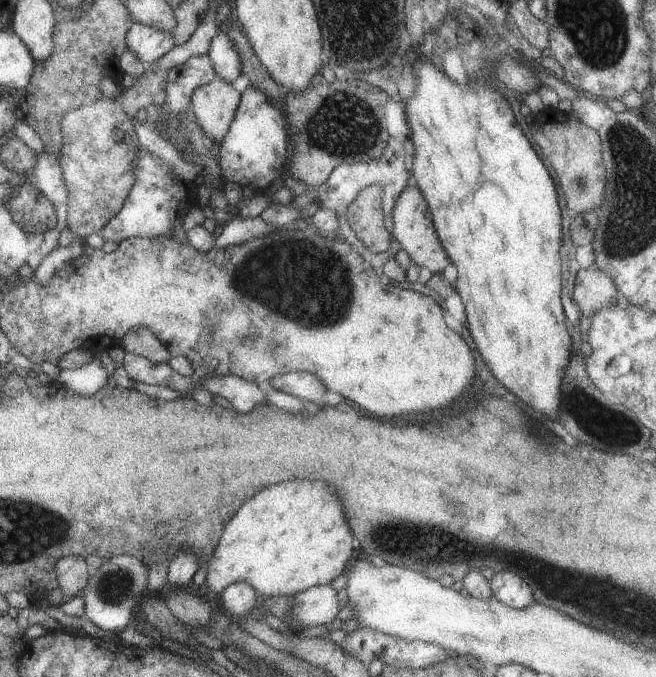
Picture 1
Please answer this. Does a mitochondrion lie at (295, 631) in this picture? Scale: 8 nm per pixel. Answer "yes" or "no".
no

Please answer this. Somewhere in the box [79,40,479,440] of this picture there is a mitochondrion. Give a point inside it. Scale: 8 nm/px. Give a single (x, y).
(323, 301)

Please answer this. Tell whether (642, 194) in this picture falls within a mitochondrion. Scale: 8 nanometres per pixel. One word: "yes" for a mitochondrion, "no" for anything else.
yes

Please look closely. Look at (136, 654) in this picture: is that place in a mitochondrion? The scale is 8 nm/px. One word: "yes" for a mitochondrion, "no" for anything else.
no

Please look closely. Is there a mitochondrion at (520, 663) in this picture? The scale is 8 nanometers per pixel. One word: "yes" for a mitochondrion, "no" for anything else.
no

